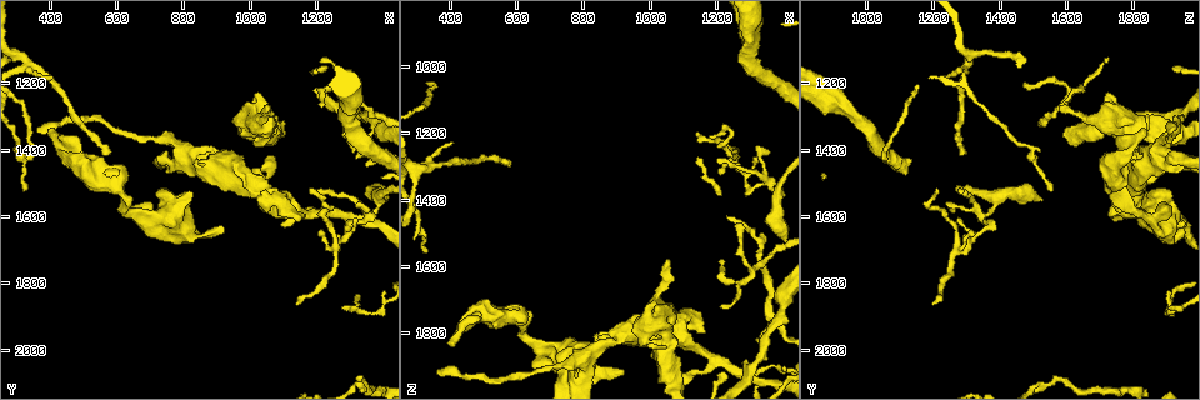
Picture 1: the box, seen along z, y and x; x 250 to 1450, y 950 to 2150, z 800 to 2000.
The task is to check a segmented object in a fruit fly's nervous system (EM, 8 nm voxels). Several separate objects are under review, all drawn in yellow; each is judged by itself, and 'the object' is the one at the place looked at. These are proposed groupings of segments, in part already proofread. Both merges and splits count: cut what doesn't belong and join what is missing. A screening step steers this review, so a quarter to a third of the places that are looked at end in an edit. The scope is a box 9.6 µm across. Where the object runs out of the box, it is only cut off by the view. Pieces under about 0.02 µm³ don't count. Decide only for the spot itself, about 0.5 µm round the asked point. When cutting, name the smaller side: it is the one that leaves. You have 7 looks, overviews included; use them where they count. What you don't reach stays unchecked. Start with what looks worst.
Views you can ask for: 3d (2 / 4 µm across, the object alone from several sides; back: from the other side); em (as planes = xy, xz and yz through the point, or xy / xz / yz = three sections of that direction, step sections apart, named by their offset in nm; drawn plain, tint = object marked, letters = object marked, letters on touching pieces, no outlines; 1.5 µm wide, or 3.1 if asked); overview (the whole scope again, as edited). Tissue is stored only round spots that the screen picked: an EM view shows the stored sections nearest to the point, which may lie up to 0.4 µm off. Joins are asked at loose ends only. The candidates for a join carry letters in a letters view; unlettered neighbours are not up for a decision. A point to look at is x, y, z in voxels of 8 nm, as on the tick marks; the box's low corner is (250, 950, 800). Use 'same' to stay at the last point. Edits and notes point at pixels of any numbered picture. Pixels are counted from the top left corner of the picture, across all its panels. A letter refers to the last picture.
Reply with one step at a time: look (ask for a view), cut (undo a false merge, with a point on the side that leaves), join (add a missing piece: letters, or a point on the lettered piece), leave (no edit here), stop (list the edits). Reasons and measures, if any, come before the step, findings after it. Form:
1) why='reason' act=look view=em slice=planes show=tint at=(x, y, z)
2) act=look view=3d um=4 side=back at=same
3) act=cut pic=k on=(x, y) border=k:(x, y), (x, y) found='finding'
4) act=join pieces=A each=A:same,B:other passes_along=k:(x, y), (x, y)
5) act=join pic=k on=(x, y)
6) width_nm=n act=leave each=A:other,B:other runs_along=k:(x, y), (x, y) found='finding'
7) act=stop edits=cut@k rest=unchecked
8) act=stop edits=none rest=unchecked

act=look view=em slice=xz step=8 show=letters at=(1150, 1860, 1190)

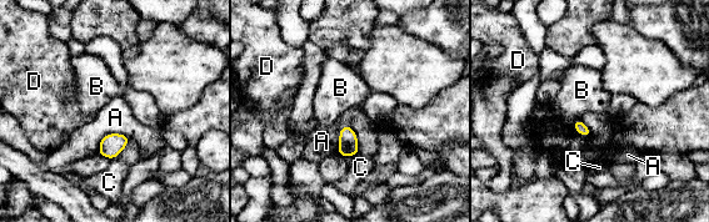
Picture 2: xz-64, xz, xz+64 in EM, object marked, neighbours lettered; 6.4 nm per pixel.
act=look view=em slice=planes show=letters at=same

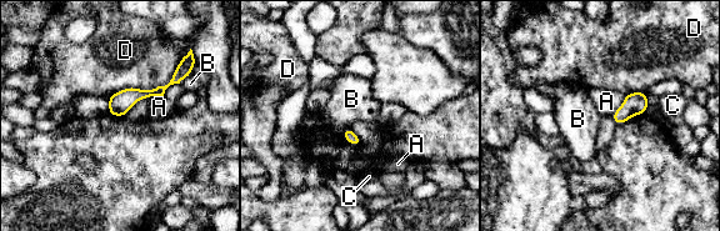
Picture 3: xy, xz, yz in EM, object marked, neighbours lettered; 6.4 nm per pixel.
act=leave each=A:other,B:other,C:other,D:other border=3:(185, 76), (179, 83) found='no lettered piece goes on from it'

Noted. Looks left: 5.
why='free end' act=look view=em slice=planes show=letters at=(580, 1410, 1290)

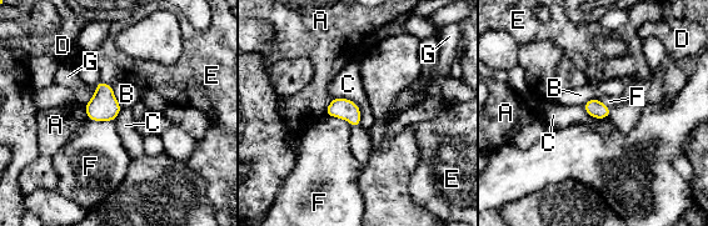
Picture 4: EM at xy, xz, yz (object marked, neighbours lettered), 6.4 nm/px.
longest_contact=C:260nm act=leave each=A:other,B:other,C:other,D:other,E:other,F:other,G:other border=4:(332, 99), (350, 99), (360, 124) found='no lettered piece goes on from it'

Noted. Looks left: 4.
why='abrupt turn' act=look view=em slice=xz step=8 show=letters at=(1360, 1600, 1350)

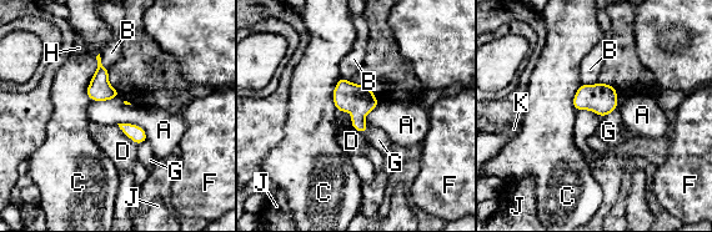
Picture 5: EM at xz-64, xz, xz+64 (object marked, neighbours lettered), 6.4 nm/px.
width_nm=110 act=leave each=A:other,B:other,C:other,D:other,F:other,G:other,H:other,J:other,K:other border=5:(118, 122), (139, 125), (148, 140) found='all the same neuron'

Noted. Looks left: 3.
act=stop edits=none rest=unchecked

